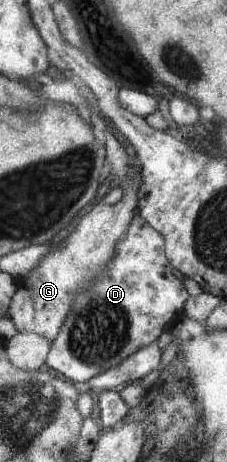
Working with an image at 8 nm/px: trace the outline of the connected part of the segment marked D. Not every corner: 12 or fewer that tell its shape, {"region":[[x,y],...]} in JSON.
{"region":[[138,215],[44,368],[91,378],[155,343],[189,296]]}

